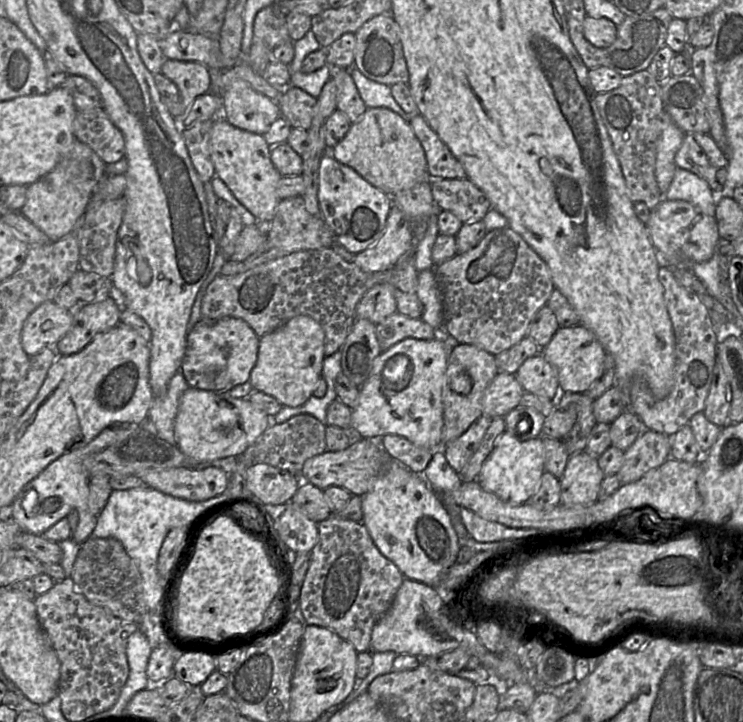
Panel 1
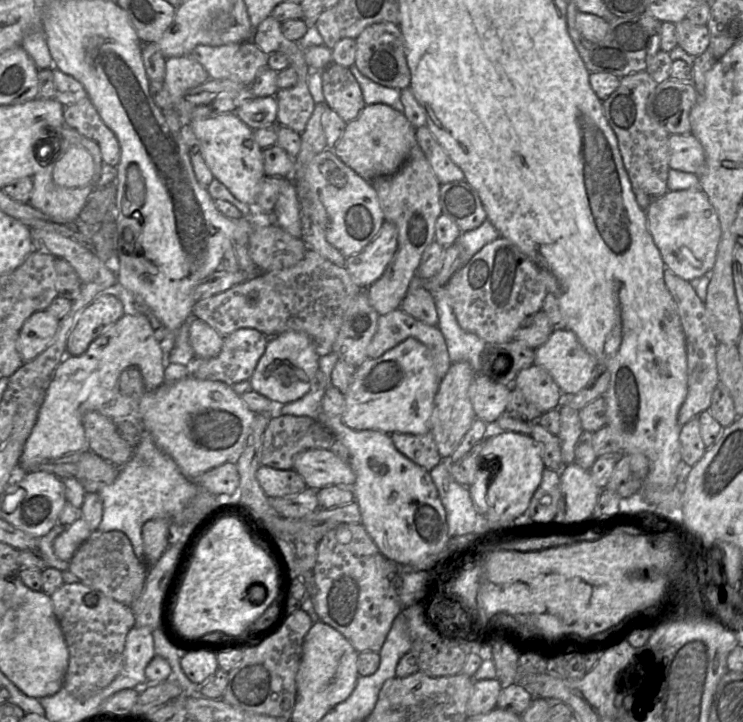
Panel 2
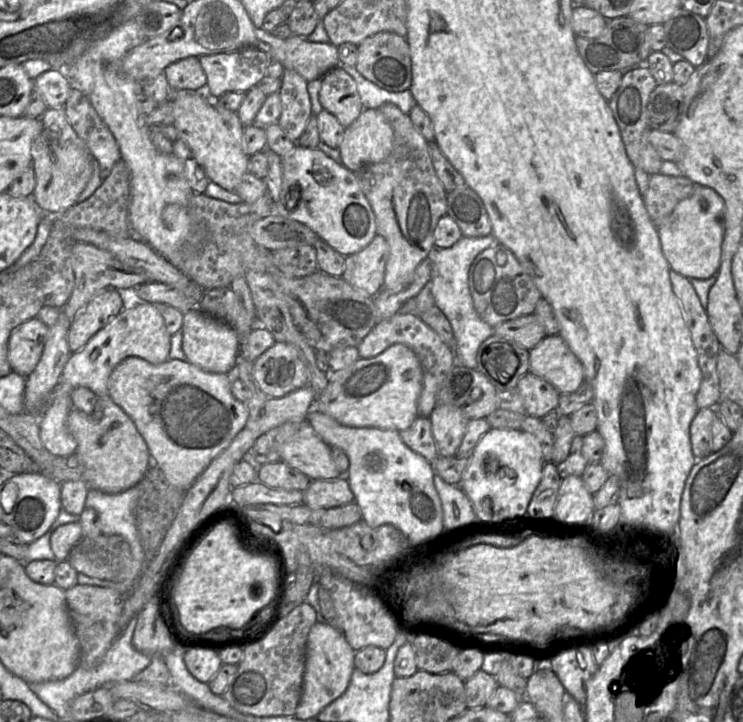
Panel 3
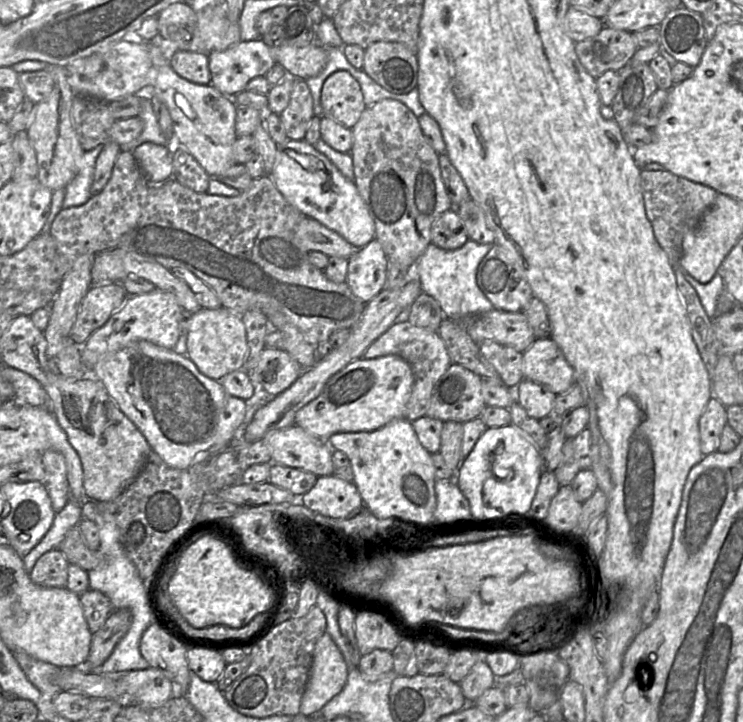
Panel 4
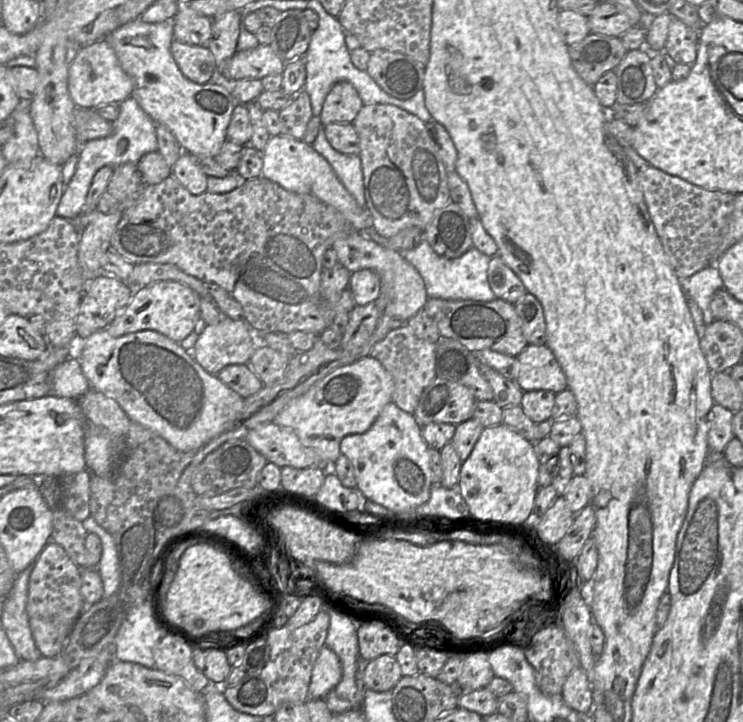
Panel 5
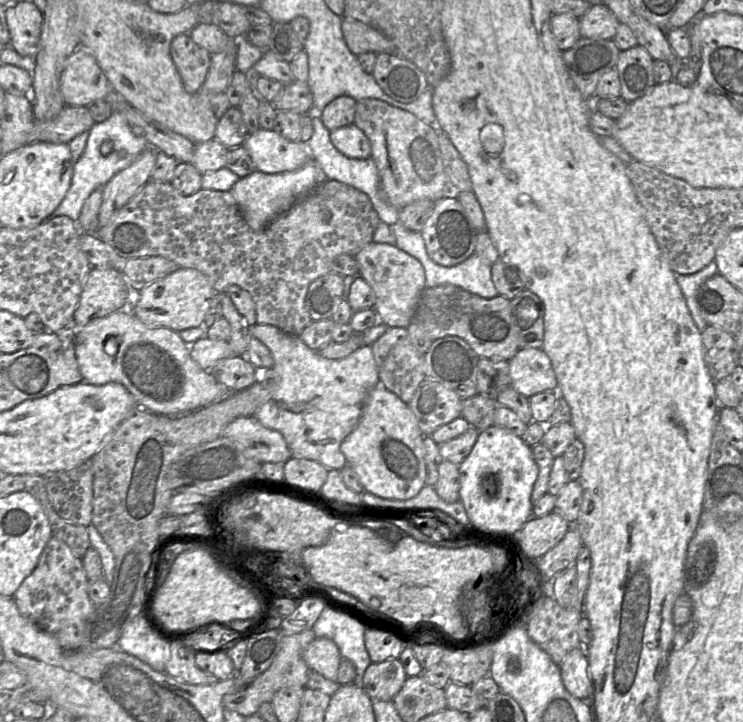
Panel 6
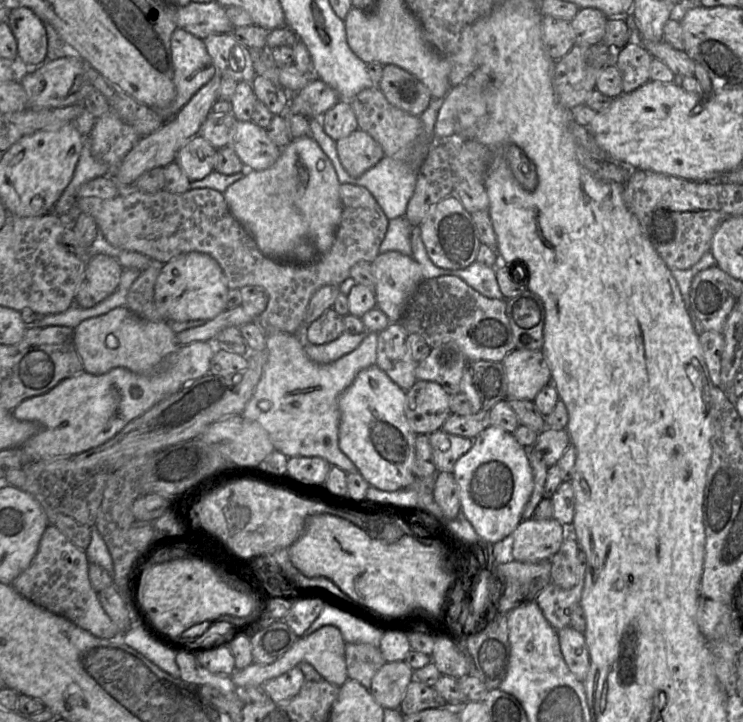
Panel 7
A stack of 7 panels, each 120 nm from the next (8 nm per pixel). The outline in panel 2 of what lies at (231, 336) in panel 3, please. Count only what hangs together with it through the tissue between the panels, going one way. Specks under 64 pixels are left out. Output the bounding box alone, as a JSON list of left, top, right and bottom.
[189,318,224,358]

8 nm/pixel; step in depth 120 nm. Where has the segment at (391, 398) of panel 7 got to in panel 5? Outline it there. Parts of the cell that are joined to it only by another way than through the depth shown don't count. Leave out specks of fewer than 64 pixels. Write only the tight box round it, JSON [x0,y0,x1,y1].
[340,403,432,513]

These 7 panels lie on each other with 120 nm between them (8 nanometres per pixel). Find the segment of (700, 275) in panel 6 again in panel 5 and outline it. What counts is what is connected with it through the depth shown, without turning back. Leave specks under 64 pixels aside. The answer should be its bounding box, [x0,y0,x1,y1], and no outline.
[680,263,724,325]

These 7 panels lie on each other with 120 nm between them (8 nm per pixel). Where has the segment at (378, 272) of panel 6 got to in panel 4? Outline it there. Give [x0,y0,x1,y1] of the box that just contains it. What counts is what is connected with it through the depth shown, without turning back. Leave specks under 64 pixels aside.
[295,217,360,259]

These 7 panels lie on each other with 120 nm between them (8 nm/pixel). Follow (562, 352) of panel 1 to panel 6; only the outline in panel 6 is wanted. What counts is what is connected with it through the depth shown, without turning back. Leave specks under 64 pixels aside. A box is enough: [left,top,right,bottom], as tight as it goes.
[509,348,558,398]

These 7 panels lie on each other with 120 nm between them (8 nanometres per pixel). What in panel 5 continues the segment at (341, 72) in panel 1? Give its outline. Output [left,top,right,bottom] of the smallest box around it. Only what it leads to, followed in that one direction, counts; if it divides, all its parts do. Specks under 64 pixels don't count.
[320,81,363,126]

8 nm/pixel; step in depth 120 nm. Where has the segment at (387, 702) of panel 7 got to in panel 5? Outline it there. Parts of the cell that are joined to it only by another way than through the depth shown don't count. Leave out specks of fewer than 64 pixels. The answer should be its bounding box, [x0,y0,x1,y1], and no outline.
[363,654,402,692]

